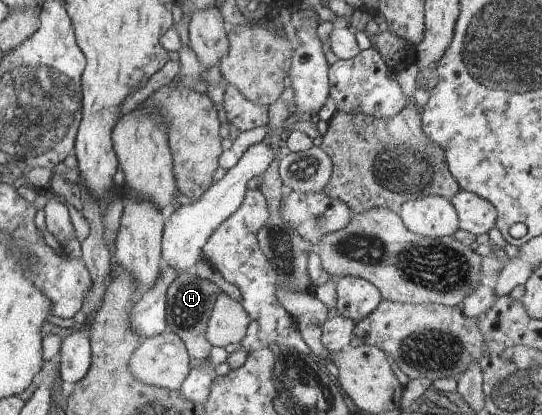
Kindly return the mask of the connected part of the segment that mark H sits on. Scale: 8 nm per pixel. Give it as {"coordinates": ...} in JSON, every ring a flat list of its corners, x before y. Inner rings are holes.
{"coordinates":[[190,270,177,276,168,289,168,321,171,329,181,336,188,346,192,368,202,366,210,357,214,345,208,340,208,325,221,289,211,280,199,277]]}

